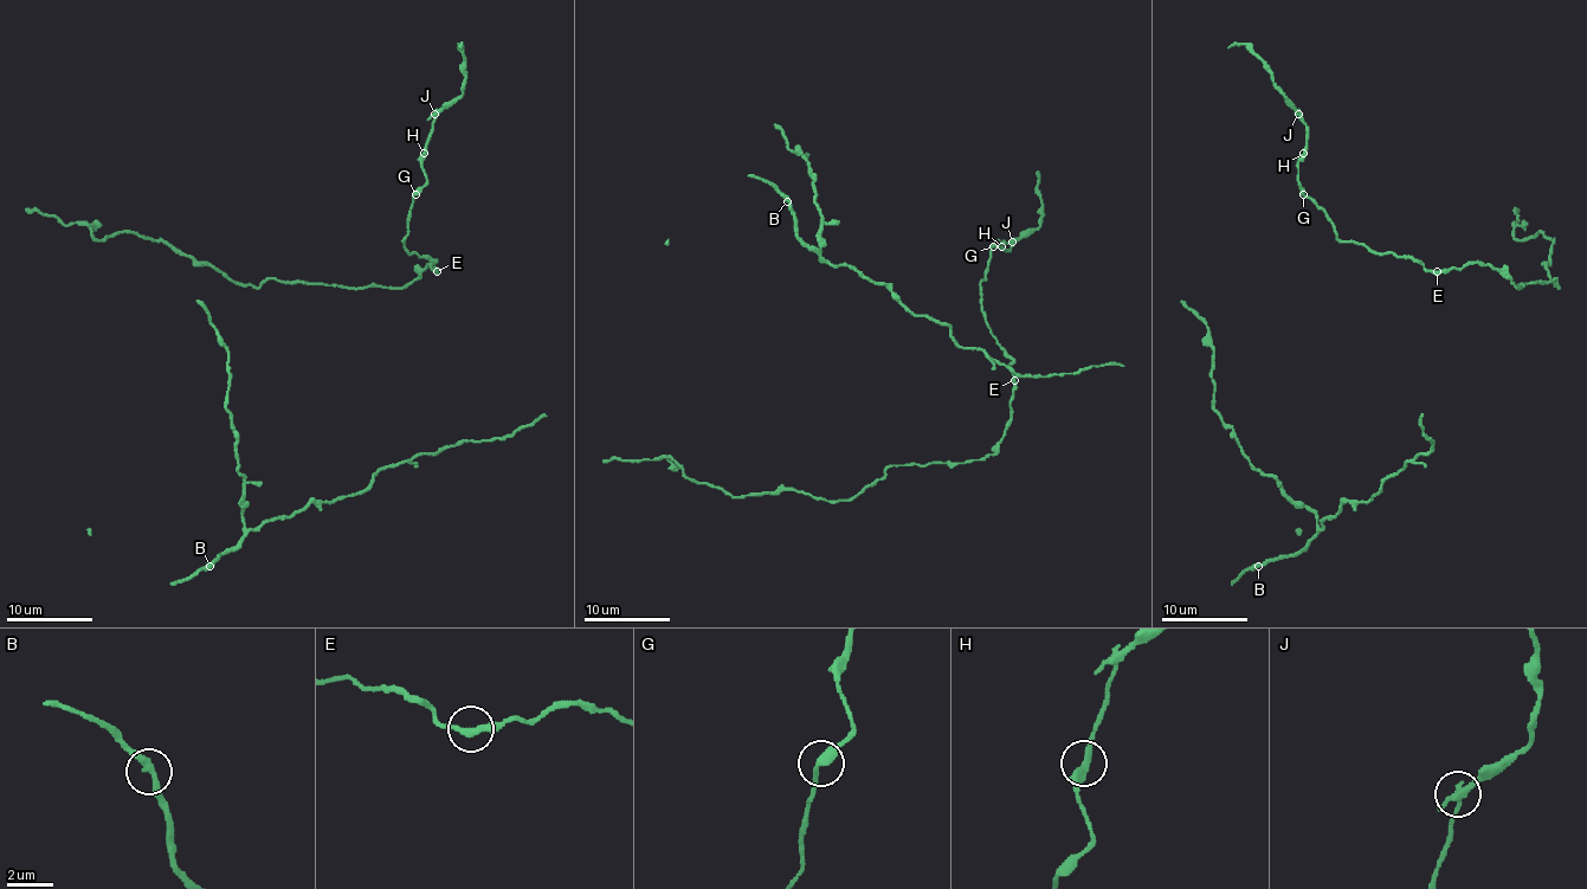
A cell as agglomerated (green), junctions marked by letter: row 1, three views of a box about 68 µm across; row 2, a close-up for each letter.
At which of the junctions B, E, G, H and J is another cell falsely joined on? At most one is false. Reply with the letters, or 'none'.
J

